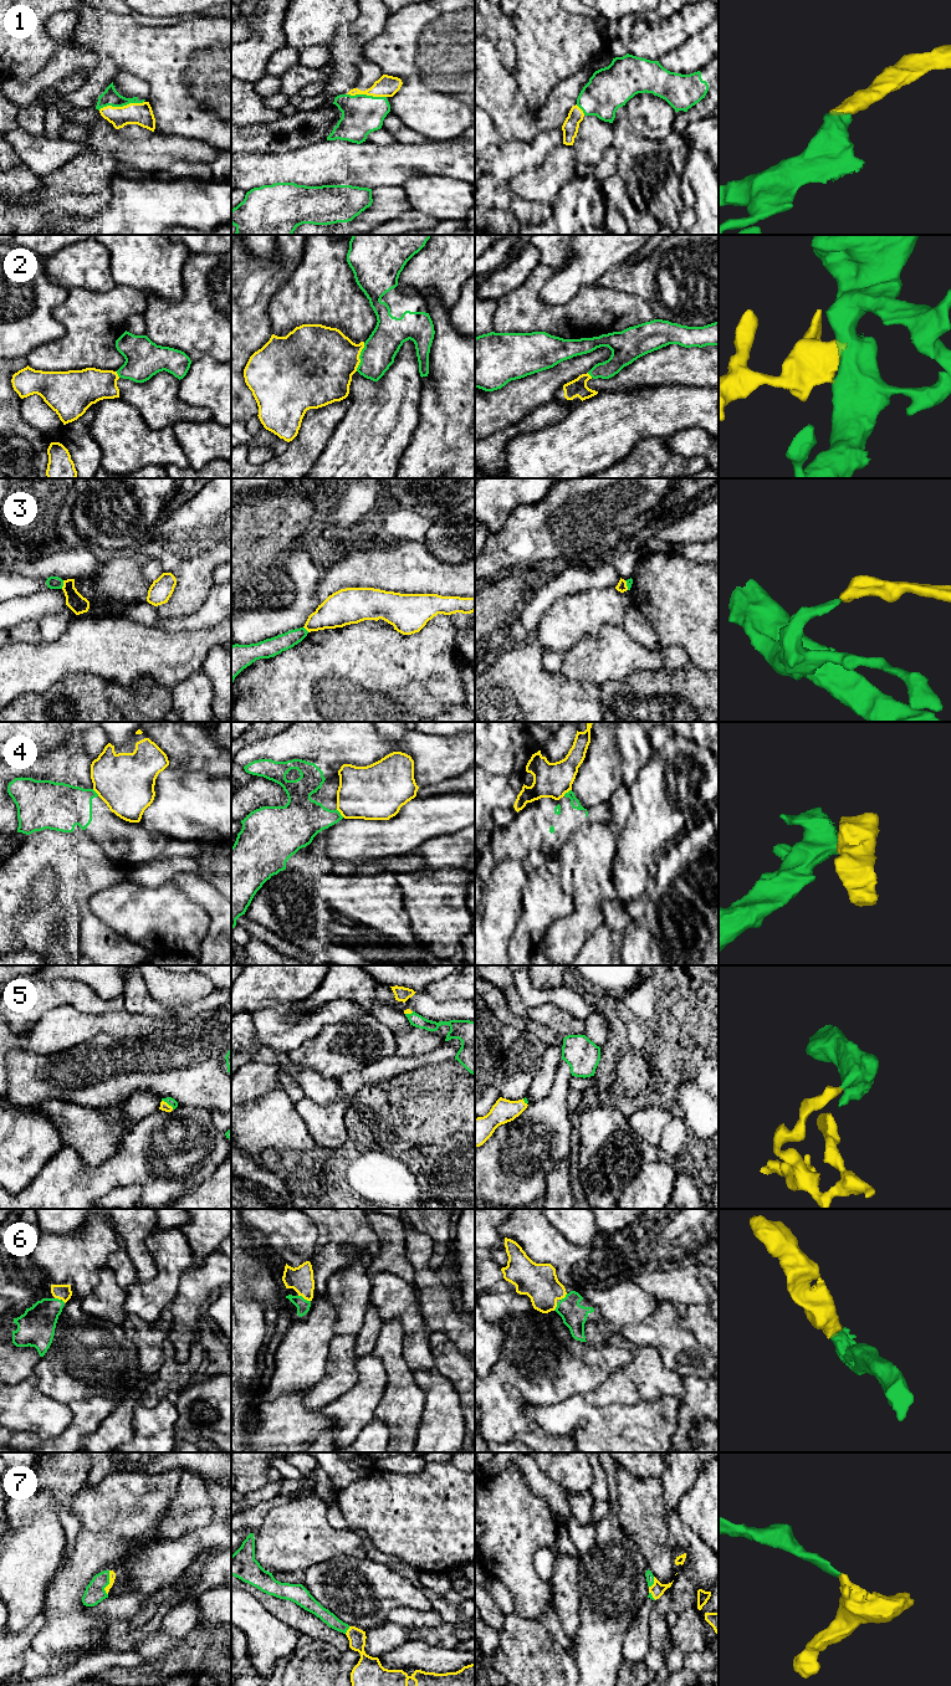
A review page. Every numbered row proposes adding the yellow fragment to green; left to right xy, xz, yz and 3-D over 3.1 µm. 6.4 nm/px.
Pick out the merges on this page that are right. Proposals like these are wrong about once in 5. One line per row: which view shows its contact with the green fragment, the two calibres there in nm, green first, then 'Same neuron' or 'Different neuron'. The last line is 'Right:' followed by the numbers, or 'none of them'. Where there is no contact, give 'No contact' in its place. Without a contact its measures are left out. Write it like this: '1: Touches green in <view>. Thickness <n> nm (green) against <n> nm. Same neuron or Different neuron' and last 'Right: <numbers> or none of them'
1: Touches green in xy. Thickness 110 nm (green) against 140 nm. Same neuron
2: Touches green in xz. Thickness 220 nm (green) against 440 nm. Same neuron
3: Touches green in xy. Thickness 80 nm (green) against 120 nm. Different neuron
4: Touches green in yz. Thickness 60 nm (green) against 220 nm. Different neuron
5: Touches green in xy. Thickness 50 nm (green) against 60 nm. Same neuron
6: Touches green in xz. Thickness 90 nm (green) against 160 nm. Same neuron
7: Touches green in xy. Thickness 140 nm (green) against 50 nm. Same neuron
Right: 1, 2, 5, 6, 7

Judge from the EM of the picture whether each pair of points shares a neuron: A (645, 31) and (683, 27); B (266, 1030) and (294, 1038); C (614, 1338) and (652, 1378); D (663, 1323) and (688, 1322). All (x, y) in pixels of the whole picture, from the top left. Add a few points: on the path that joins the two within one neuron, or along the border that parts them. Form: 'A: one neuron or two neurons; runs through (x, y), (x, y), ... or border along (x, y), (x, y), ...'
A: one neuron; runs through (654, 31), (674, 30)
B: one neuron; runs through (272, 1030), (287, 1035)
C: one neuron; runs through (625, 1344), (645, 1363), (645, 1367)
D: two neurons; border along (685, 1307), (679, 1323), (699, 1343)

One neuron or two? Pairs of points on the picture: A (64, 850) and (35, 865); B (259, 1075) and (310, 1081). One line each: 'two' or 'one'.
A: one
B: two

